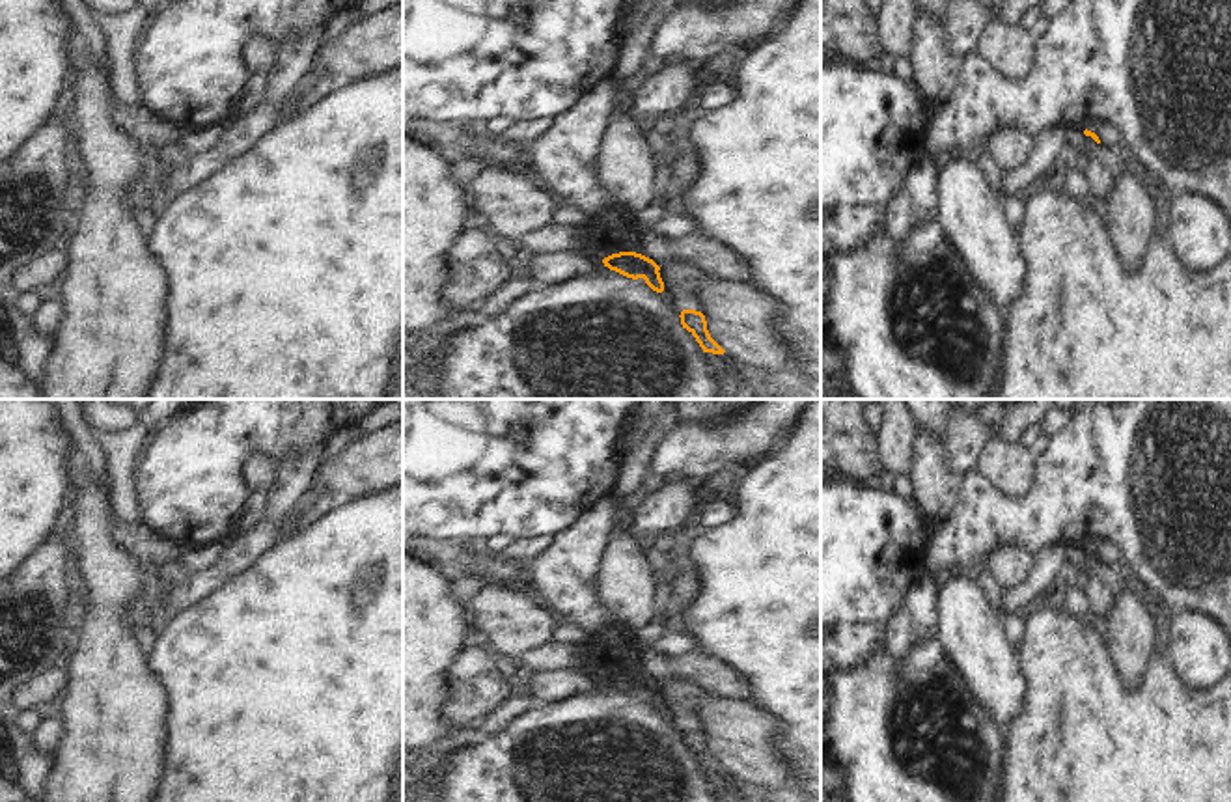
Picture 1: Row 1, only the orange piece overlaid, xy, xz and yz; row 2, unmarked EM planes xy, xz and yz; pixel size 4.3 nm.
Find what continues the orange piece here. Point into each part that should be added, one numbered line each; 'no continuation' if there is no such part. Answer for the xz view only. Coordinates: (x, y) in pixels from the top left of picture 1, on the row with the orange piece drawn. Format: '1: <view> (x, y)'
no continuation

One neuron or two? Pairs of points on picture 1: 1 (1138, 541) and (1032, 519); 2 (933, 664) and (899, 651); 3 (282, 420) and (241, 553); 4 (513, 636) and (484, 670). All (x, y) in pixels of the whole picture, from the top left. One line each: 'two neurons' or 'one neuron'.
1: one neuron
2: two neurons
3: two neurons
4: two neurons

